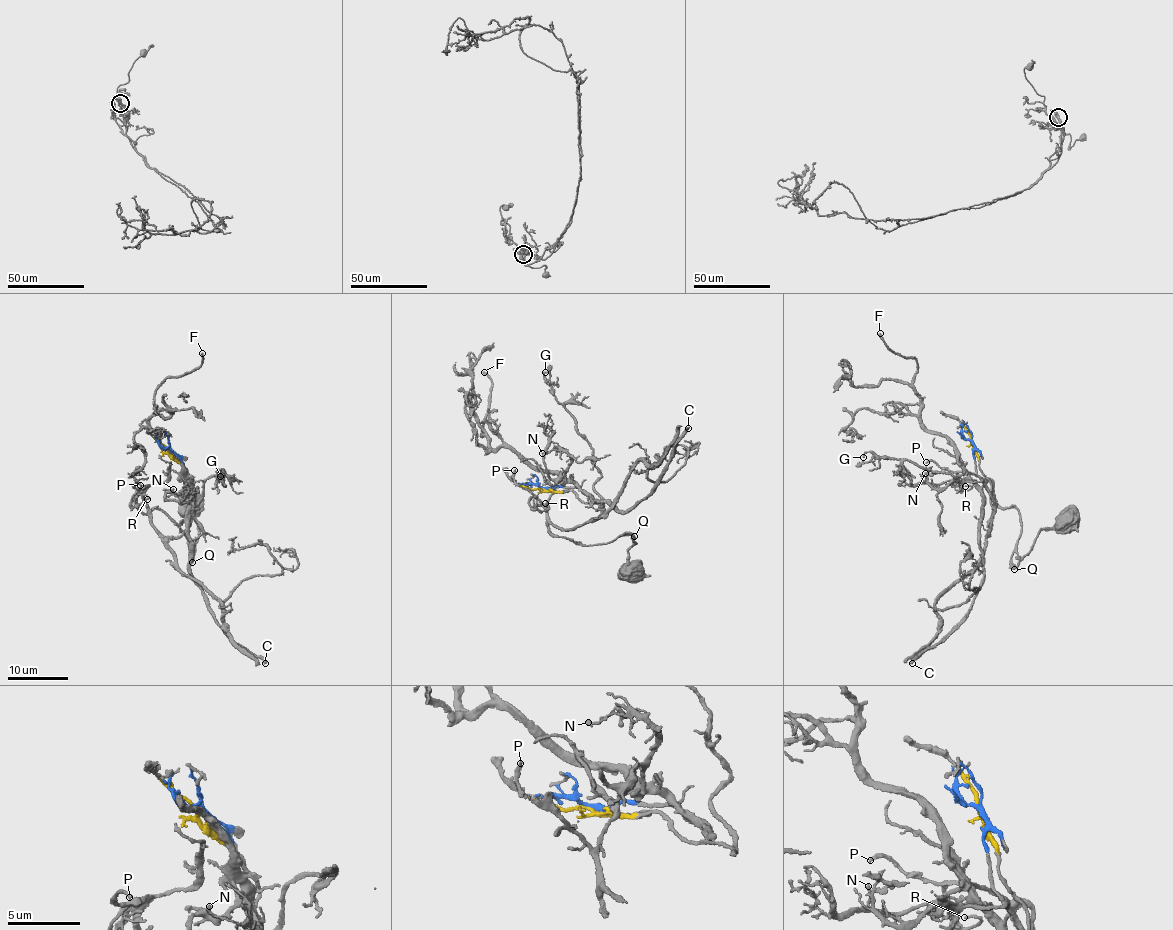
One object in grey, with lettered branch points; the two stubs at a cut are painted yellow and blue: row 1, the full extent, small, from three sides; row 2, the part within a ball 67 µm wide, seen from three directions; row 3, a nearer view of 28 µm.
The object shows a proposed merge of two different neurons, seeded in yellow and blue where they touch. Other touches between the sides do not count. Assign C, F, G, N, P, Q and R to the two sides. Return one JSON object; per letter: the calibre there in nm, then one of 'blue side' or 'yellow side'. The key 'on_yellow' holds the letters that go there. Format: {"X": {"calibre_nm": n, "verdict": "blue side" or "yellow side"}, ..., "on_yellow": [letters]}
{"C": {"calibre_nm": 340, "verdict": "blue side"}, "F": {"calibre_nm": 240, "verdict": "blue side"}, "G": {"calibre_nm": 150, "verdict": "yellow side"}, "N": {"calibre_nm": 180, "verdict": "blue side"}, "P": {"calibre_nm": 240, "verdict": "yellow side"}, "Q": {"calibre_nm": 240, "verdict": "yellow side"}, "R": {"calibre_nm": 160, "verdict": "yellow side"}, "on_yellow": ["G", "P", "Q", "R"]}

